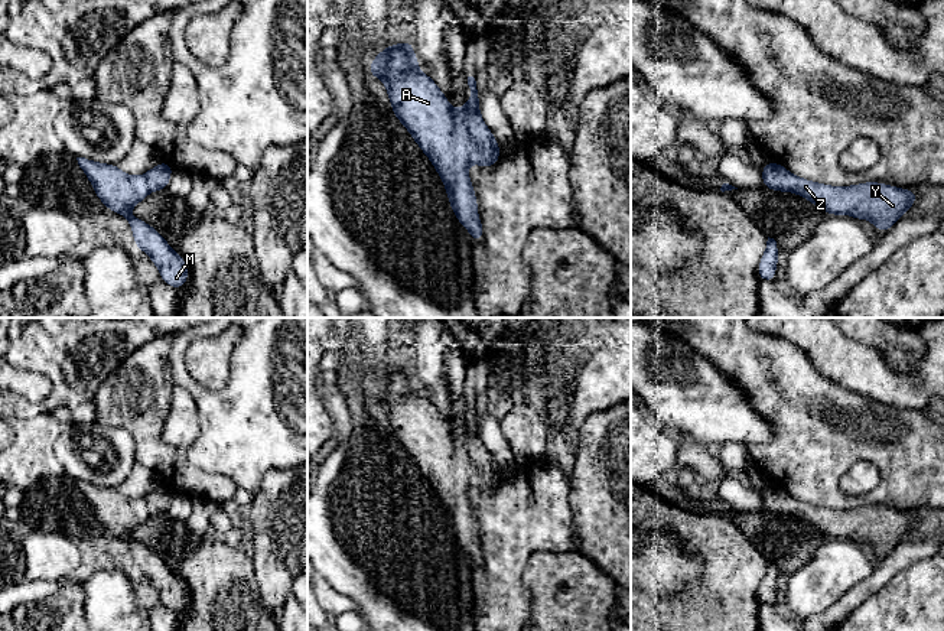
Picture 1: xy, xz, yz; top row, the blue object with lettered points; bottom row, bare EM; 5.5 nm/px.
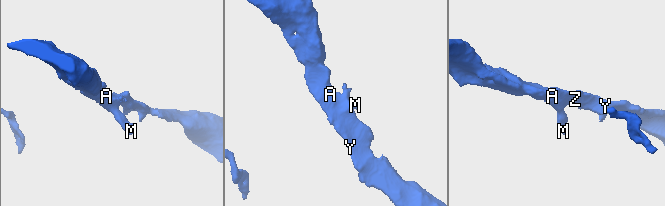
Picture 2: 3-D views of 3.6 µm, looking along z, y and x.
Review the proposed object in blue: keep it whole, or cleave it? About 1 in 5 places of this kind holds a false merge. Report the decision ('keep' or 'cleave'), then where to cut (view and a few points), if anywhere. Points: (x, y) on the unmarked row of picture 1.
keep | no cut

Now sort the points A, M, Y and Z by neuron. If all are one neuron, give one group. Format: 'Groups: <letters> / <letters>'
Groups: A M Y Z

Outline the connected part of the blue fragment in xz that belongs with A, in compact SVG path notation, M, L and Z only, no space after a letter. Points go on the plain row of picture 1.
M410 364L394 370L385 368L380 378L374 378L370 397L385 407L394 439L439 497L456 543L469 554L473 565L481 565L484 550L468 491L471 487L489 491L499 484L501 476L497 462L481 439L476 397L466 397L465 409L472 413L472 417L466 427L458 432L453 432L436 406L419 393L419 384Z

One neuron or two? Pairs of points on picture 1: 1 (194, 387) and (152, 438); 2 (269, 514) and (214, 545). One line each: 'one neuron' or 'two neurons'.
1: two neurons
2: two neurons

